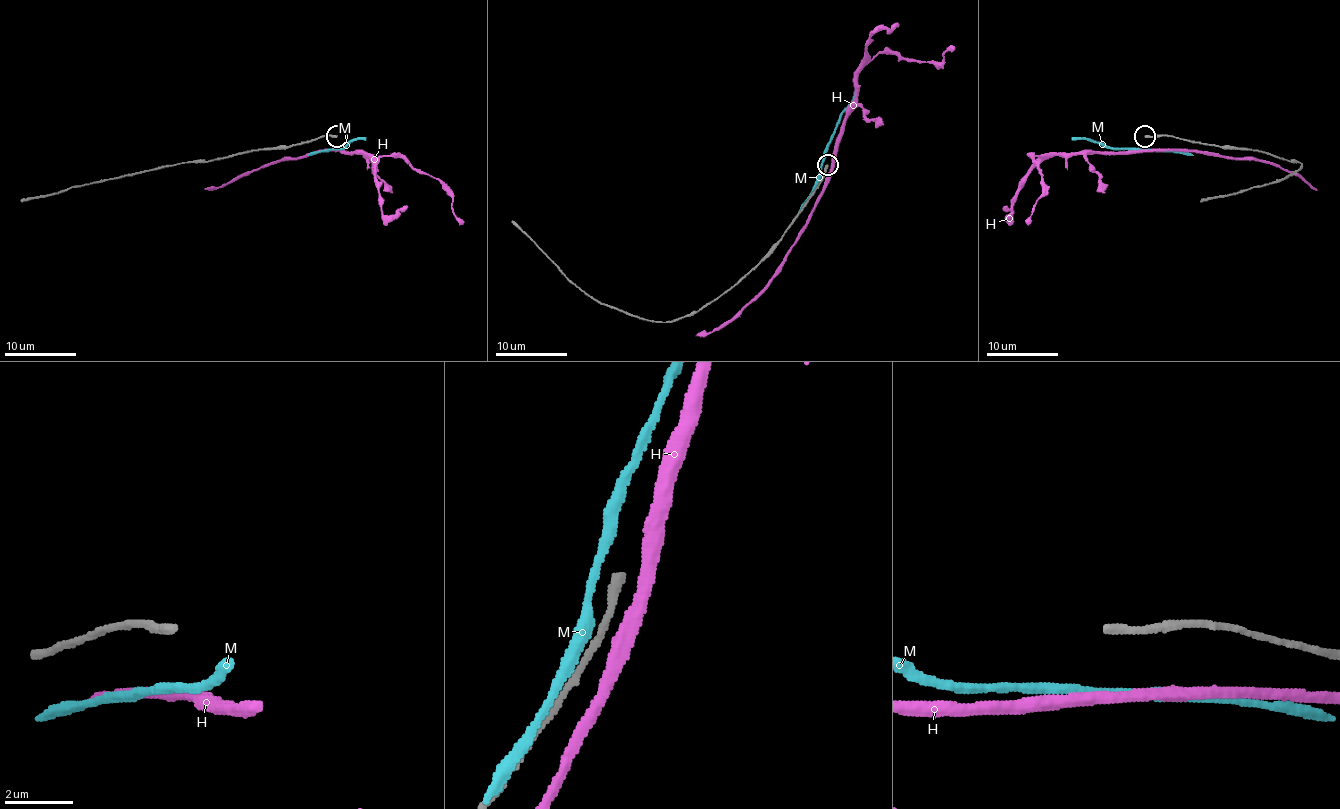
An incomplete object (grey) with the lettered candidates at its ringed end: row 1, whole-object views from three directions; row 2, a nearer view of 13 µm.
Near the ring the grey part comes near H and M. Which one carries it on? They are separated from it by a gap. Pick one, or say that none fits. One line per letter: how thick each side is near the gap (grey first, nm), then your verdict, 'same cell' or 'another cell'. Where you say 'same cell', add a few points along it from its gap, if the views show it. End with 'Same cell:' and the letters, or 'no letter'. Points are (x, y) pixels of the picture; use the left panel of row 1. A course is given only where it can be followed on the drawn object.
H: 280/360 nm | another cell
M: 280/280 nm | another cell
Same cell: no letter

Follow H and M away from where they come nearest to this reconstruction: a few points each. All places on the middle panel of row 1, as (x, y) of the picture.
H: (831, 164), (845, 111), (854, 98), (854, 77), (879, 54), (940, 62), (943, 54), (954, 46)
M: (824, 161), (824, 150), (840, 112), (856, 91)

